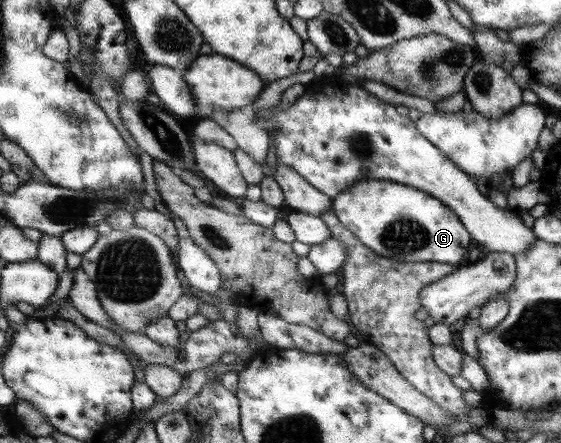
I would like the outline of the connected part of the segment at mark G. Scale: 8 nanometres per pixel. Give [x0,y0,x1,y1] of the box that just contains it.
[332,180,472,265]

